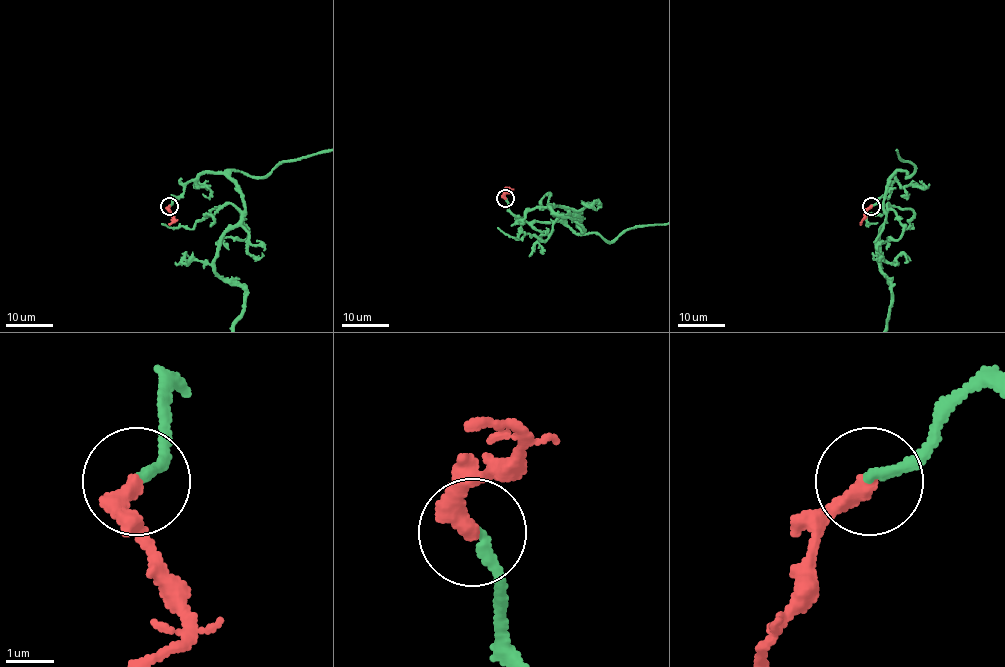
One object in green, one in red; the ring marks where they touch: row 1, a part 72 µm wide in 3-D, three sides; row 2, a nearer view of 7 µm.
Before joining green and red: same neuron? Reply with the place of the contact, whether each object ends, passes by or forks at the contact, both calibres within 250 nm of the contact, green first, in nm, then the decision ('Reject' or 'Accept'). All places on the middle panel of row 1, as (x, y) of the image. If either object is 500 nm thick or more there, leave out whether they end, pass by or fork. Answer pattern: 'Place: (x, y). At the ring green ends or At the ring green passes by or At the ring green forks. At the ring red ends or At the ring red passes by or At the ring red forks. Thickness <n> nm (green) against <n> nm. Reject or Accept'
Place: (505, 198). At the ring green ends. At the ring red ends. Thickness 220 nm (green) against 380 nm. Accept

